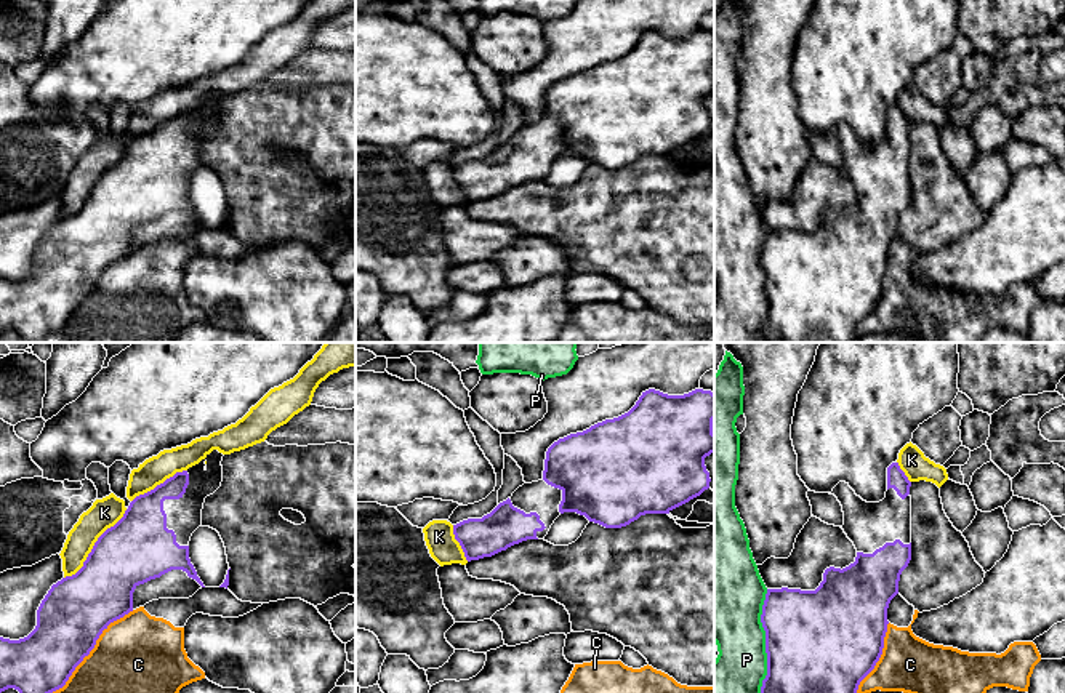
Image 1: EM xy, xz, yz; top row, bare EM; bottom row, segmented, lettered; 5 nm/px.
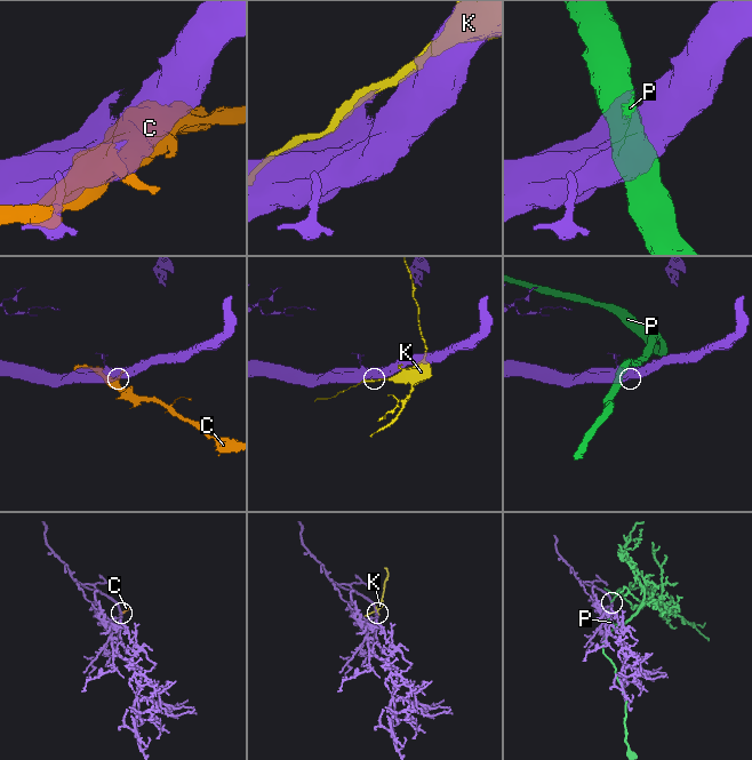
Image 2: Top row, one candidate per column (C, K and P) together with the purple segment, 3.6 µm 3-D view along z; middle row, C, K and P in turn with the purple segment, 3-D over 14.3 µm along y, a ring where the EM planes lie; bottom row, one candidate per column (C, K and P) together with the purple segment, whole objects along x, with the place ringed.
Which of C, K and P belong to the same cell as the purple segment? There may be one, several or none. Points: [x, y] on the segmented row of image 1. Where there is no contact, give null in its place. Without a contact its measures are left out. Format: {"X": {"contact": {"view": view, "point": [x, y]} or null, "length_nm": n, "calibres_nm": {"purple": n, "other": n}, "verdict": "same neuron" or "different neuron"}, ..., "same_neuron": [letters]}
{"C": {"contact": {"view": "xy", "point": [93, 647]}, "length_nm": 600, "calibres_nm": {"purple": 340, "other": 400}, "verdict": "different neuron"}, "K": {"contact": {"view": "xy", "point": [93, 546]}, "length_nm": 480, "calibres_nm": {"purple": 340, "other": 150}, "verdict": "different neuron"}, "P": {"contact": {"view": "yz", "point": [766, 640]}, "length_nm": 500, "calibres_nm": {"purple": 500, "other": 340}, "verdict": "different neuron"}, "same_neuron": []}

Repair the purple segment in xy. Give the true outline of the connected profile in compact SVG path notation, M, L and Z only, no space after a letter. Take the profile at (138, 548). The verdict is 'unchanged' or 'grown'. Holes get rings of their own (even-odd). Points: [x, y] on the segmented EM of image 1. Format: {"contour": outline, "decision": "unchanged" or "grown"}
{"contour": "M213 450L199 464L136 496L123 517L98 538L83 567L51 586L37 610L35 629L19 640L0 637L0 693L8 688L19 693L53 693L62 688L102 631L133 611L133 592L139 584L183 570L205 587L191 563L189 541L202 527L205 498L221 487L223 456Z", "decision": "grown"}

